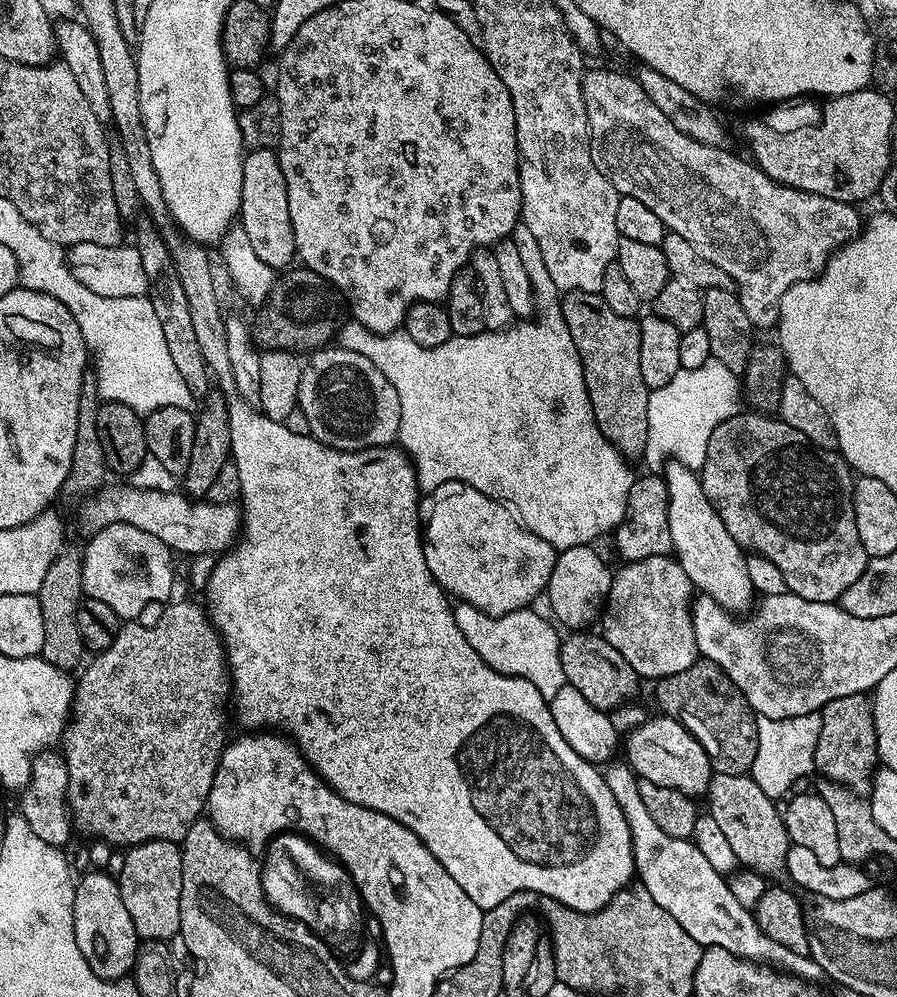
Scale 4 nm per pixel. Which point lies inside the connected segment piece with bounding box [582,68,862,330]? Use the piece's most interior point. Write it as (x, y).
(768, 236)

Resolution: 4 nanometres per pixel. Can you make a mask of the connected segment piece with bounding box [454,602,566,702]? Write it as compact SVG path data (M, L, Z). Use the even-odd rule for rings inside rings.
M463 602L454 608L458 630L474 646L476 651L495 672L503 676L517 676L530 682L544 696L545 701L554 698L566 683L560 662L561 633L556 633L531 607L519 608L501 616L490 616Z

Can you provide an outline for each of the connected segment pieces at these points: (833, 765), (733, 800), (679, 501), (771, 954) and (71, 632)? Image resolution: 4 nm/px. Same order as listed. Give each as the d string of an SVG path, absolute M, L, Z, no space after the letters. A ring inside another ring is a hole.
M867 695L834 698L821 708L818 746L814 746L814 768L823 779L833 780L857 794L864 794L872 787L874 769L878 764L876 731L872 717L872 701Z
M715 773L706 793L707 800L706 812L714 818L715 822L718 822L719 829L729 839L731 850L734 850L739 863L745 869L759 872L765 878L771 878L776 871L784 868L784 856L788 853L790 841L781 809L778 807L777 801L771 800L758 786L758 782L752 780L751 775Z
M668 462L663 465L662 475L668 483L668 518L675 560L681 564L697 593L712 596L714 602L733 614L743 613L740 611L748 603L751 605L754 597L745 549L734 542L730 530L722 526L722 518L718 518L714 506L710 506L710 498L706 498L700 477L693 469Z
M608 762L603 765L602 777L606 786L610 786L610 794L618 806L622 806L622 814L630 826L632 835L632 853L636 862L636 876L639 883L666 910L678 921L678 926L694 938L700 947L721 948L730 950L730 954L742 957L743 960L753 962L767 962L785 973L805 981L815 981L821 971L819 966L808 956L799 956L786 946L778 946L774 938L766 938L758 926L755 915L734 898L731 883L726 876L710 866L709 859L699 850L691 839L679 840L670 838L658 822L642 806L642 793L638 791L638 777L632 767L626 762Z
M65 547L63 552L54 558L50 570L46 570L46 578L42 578L42 586L38 599L42 606L42 627L46 630L46 638L42 638L40 655L46 662L65 670L79 669L80 659L86 656L82 642L82 633L78 630L78 606L82 599L82 559L81 549Z

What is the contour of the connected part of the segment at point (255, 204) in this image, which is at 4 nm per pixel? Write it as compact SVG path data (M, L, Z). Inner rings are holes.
M253 148L244 157L238 224L246 234L250 250L254 250L266 266L284 270L297 259L294 226L290 222L290 198L286 198L286 178L282 178L279 155L271 148Z

